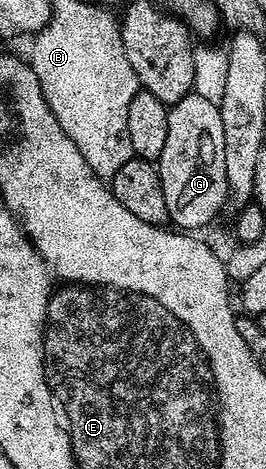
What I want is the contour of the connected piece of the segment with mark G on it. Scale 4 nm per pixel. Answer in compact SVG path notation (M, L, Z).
M190 94L182 98L178 103L171 105L168 110L168 125L166 126L166 146L162 146L162 154L158 161L160 177L162 178L162 194L166 194L166 210L168 211L169 221L180 230L196 230L192 228L204 228L223 208L226 208L228 199L228 179L226 178L226 138L222 138L222 118L220 117L219 107L211 104L205 98L195 94Z

